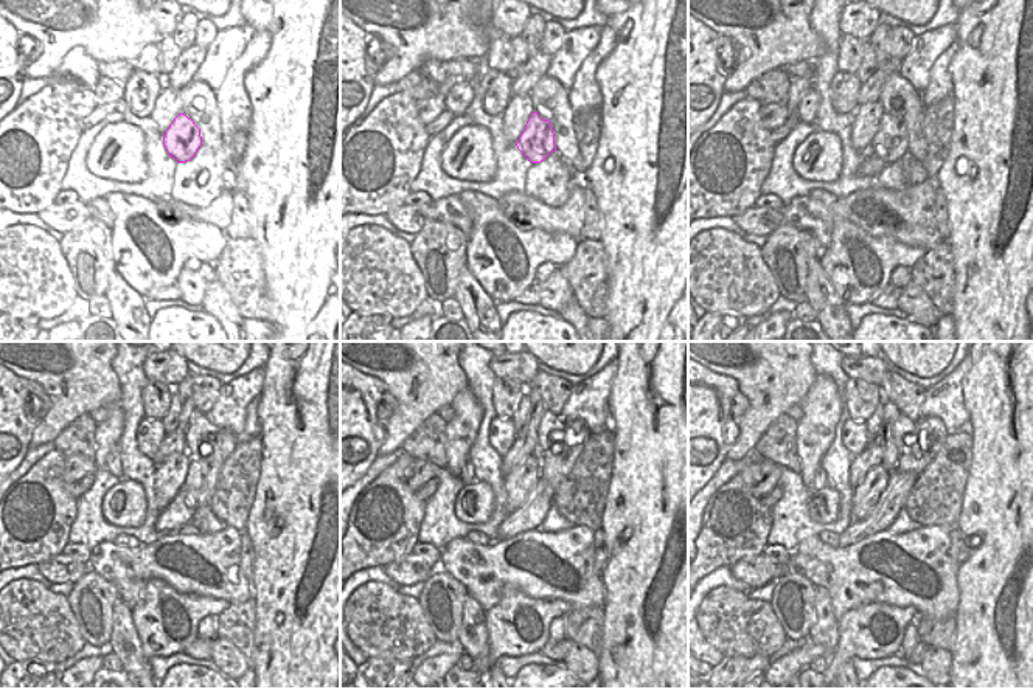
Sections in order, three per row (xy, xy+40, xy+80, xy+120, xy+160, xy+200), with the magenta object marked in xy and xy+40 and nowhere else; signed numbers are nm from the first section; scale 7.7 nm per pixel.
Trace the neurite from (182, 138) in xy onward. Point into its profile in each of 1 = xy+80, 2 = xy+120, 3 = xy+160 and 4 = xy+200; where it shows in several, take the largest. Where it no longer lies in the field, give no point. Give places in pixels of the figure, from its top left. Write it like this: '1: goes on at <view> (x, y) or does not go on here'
1: goes on at xy+80 (890, 143)
2: goes on at xy+120 (198, 488)
3: goes on at xy+160 (553, 470)
4: goes on at xy+200 (931, 432)

